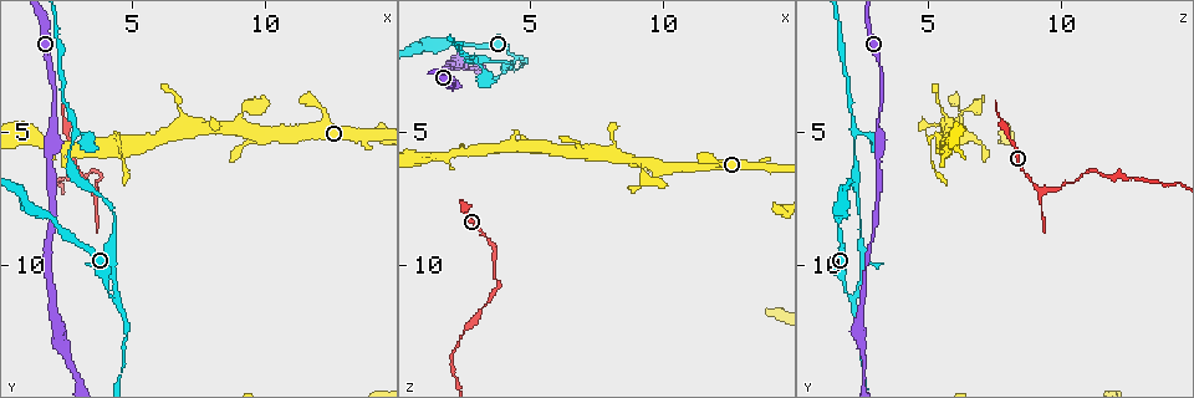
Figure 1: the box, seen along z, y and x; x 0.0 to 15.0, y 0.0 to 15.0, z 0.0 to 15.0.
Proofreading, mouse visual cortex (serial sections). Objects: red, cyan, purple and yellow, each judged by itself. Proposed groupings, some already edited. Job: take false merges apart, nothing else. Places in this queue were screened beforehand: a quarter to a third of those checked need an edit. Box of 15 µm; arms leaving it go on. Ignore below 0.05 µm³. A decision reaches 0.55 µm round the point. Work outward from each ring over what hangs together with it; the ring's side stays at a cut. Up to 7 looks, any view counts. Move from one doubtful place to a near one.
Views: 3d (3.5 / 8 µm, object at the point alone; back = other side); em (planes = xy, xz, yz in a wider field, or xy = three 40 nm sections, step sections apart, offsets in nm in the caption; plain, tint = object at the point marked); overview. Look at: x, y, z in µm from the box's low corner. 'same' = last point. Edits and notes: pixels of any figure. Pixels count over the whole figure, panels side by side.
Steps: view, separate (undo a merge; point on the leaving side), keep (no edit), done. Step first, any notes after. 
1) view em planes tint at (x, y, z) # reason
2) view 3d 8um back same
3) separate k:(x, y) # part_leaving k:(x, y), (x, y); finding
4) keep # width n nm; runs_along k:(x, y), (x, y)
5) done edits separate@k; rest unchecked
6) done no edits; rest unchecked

view 3d 3.5um at (4.4, 11.3, 2.1) # abrupt turn

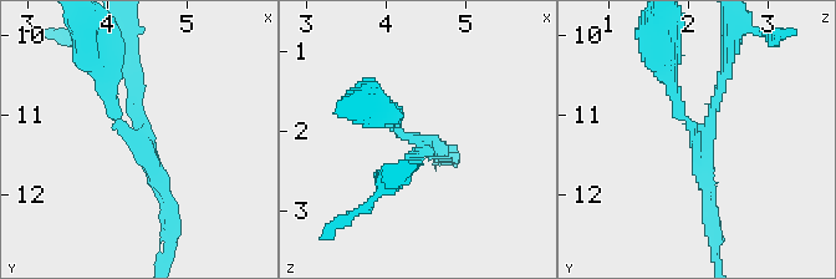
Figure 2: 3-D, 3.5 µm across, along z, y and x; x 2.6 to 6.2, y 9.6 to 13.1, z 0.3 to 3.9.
view em xy step 2 tint at (4.40, 11.35, 2.15) # shape alone is not enough

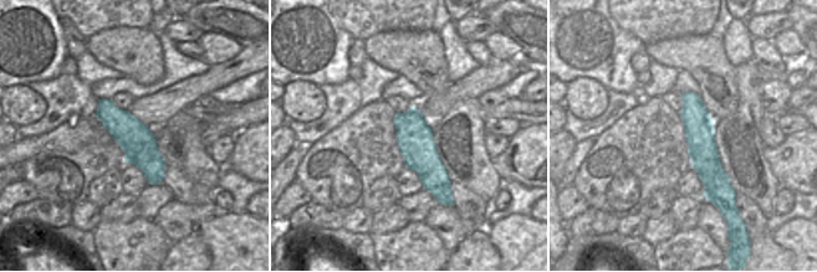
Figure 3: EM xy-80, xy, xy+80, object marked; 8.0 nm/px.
separate 2:(133, 81) # arm_widths 150, 150, 200 nm; two cells meet here

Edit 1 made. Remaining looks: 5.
view 3d 3.5um at (4.5, 13.9, 2.5)

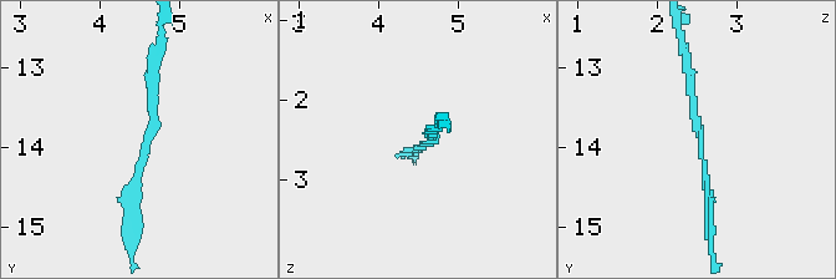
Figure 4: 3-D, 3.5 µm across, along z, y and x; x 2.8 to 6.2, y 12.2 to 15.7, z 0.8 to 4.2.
view em xy step 2 tint at (4.65, 14.00, 2.50)

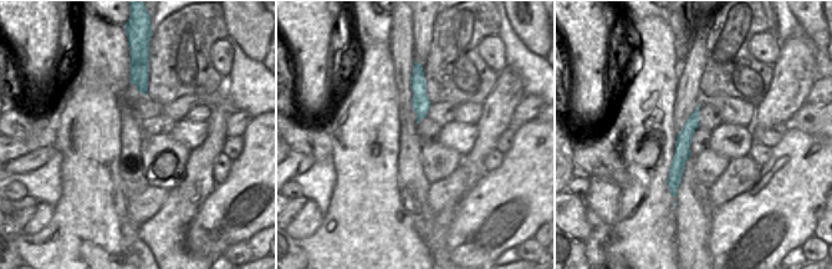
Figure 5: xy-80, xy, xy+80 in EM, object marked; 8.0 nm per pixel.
keep # runs_along 5:(695, 115), (683, 140), (673, 189); one cell here

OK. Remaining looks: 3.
view overview

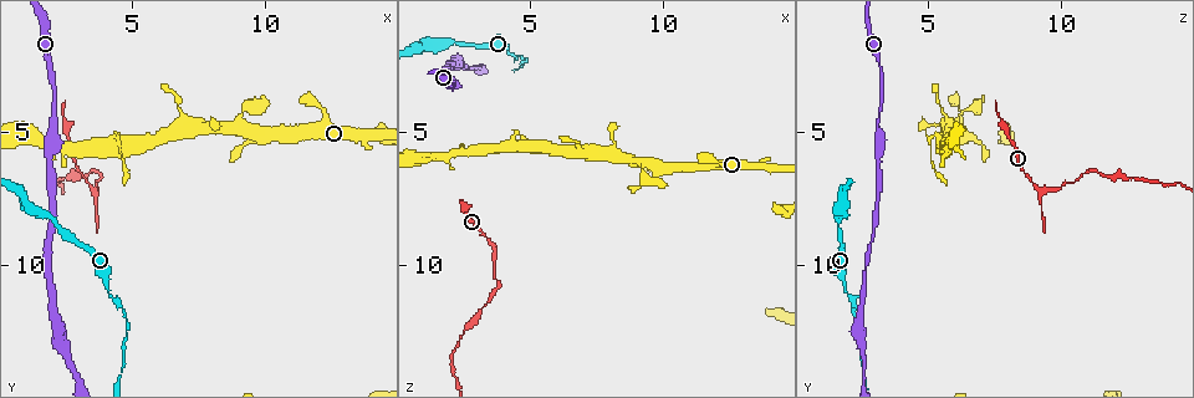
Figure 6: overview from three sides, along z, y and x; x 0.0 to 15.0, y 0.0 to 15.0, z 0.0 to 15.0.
view 3d 3.5um at (3.6, 7.2, 9.2) # sharp bend

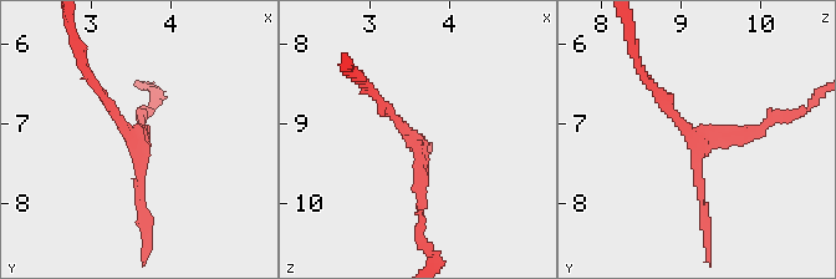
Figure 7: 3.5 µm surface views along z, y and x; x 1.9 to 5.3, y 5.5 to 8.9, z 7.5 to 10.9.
view em xy step 2 tint at (3.60, 7.25, 9.30) # shape alone is not enough

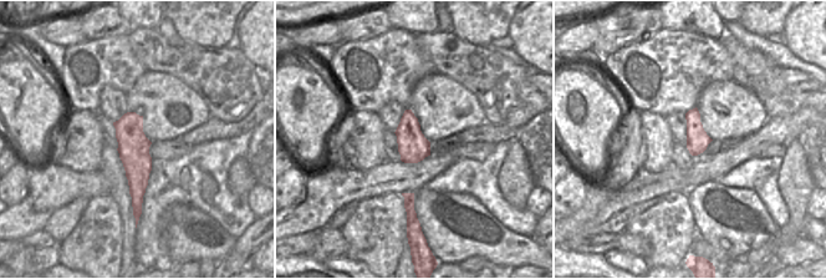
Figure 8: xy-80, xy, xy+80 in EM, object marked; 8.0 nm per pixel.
keep # all the same cell

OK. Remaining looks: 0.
done edits separate@2; rest unchecked

